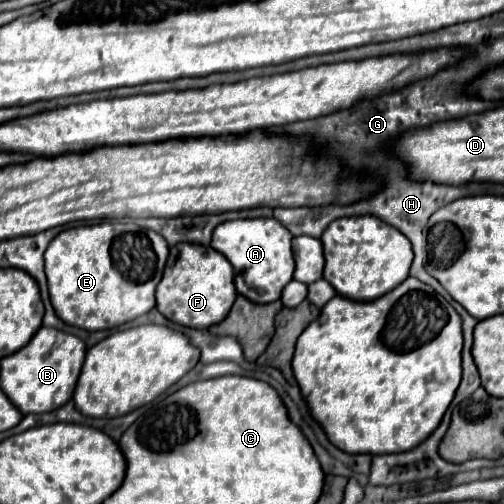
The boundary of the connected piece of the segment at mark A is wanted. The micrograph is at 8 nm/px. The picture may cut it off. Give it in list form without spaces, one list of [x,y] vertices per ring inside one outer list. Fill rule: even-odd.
[[[274,218],[222,222],[212,236],[212,248],[222,252],[234,266],[234,284],[238,294],[256,304],[278,300],[282,288],[294,278],[292,234]]]

